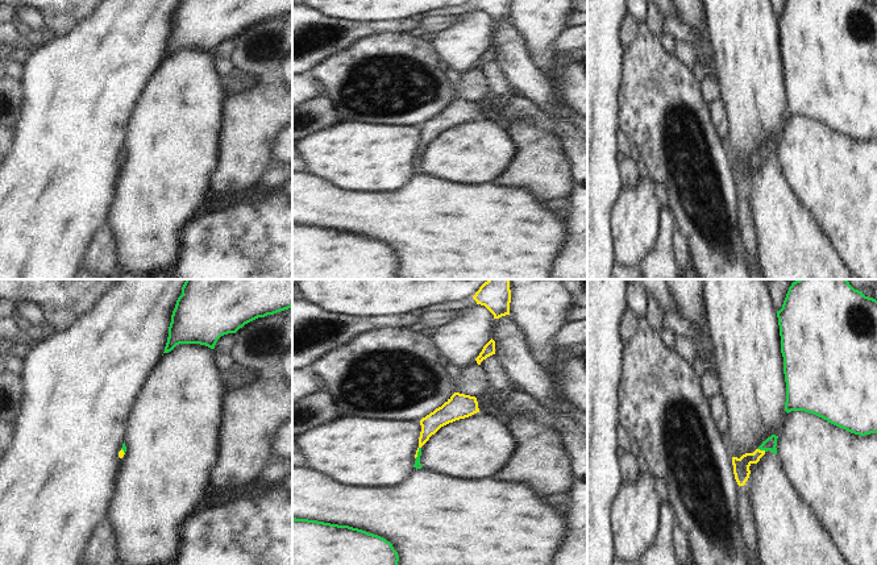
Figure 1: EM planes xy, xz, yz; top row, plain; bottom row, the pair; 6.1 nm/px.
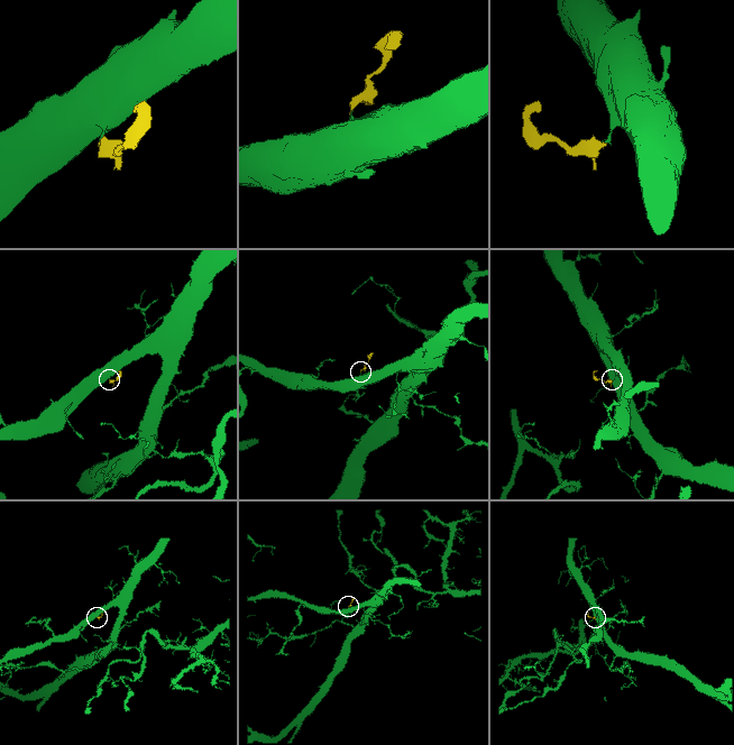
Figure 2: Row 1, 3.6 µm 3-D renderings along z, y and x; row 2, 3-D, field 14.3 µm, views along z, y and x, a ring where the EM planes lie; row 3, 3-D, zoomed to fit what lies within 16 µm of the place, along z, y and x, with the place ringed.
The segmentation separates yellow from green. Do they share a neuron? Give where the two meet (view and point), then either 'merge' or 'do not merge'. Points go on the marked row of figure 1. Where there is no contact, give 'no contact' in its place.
yz (761, 451) | merge

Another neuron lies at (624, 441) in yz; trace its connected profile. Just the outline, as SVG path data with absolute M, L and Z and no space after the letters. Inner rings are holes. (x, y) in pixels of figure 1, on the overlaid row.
M620 424L618 425L618 445L619 445L619 452L635 450L633 440L628 435L627 429Z

